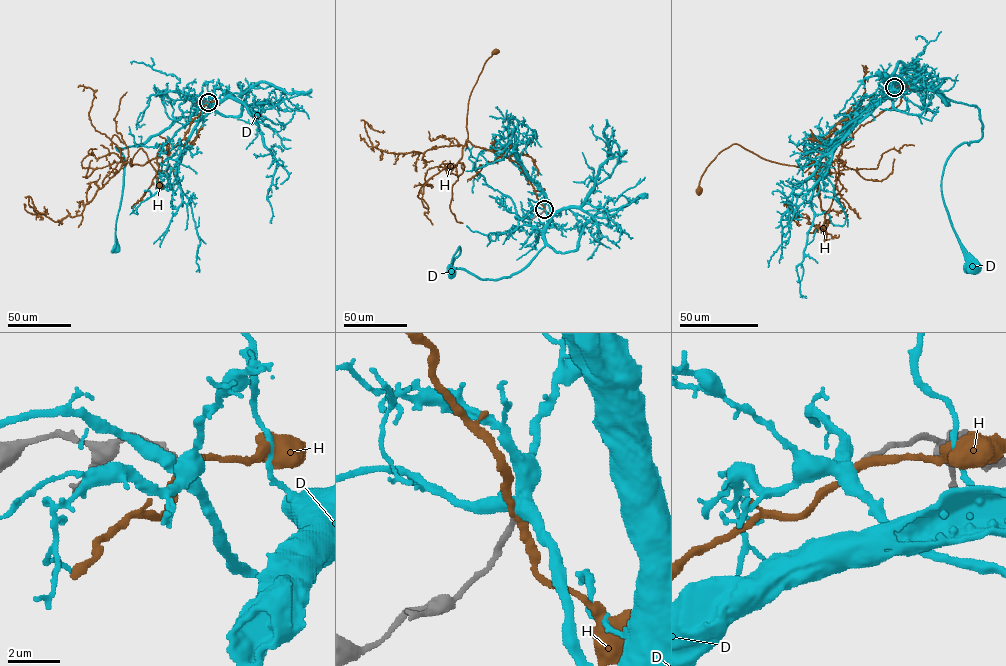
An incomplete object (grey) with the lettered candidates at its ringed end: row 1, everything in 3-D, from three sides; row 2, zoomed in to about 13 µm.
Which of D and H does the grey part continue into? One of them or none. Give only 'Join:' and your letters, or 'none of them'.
Join: none of them

